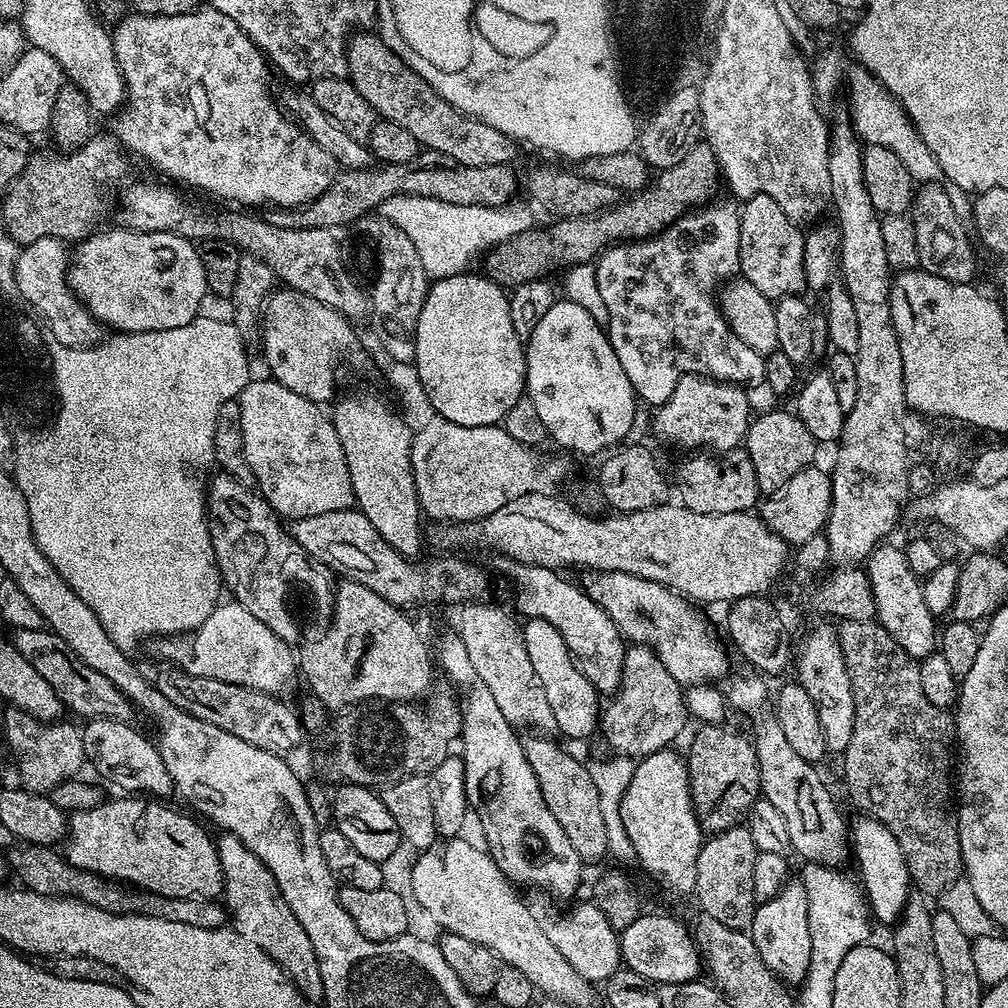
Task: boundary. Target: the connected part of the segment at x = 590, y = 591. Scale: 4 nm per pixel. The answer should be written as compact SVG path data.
M588 570L581 576L584 577L579 577L578 583L584 593L594 602L598 602L598 606L602 606L606 614L610 614L614 626L618 626L625 641L650 645L662 666L666 666L668 673L681 686L712 684L723 681L729 675L729 649L724 649L708 633L707 626L696 617L696 612L692 609L695 607L687 596L672 591L665 584L650 582L646 578L638 578L625 572Z

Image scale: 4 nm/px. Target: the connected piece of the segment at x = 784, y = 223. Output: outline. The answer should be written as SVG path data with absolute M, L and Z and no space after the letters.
M756 193L743 201L740 208L740 271L739 275L762 290L775 302L783 296L798 296L805 291L804 239L801 225L786 216L778 202L768 194Z

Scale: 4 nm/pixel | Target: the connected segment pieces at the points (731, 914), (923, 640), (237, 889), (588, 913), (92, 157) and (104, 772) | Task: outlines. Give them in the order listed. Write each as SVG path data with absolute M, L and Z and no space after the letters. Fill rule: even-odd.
M744 826L709 835L701 843L694 897L700 903L699 911L703 915L731 928L744 930L751 925L758 907L754 898L754 862L757 855L754 838Z
M881 543L872 551L866 561L868 578L872 582L872 590L876 594L878 605L878 622L910 654L912 659L919 662L925 660L931 652L938 648L938 620L930 614L926 606L926 598L922 587L921 577L910 570L910 562L906 562L904 548Z
M221 831L215 837L218 850L218 862L224 875L222 903L230 917L231 927L242 938L250 938L254 946L261 948L267 956L280 968L283 968L287 979L296 984L296 988L310 1002L324 999L322 986L322 970L318 966L318 958L314 954L314 946L306 930L302 930L302 922L294 918L294 910L286 906L286 898L282 898L282 890L278 890L278 882L274 882L274 874L232 832Z
M540 894L529 895L526 900L534 922L538 922L542 934L546 934L547 940L561 952L562 958L566 958L566 962L570 962L570 966L574 966L574 970L578 970L578 974L582 974L582 978L589 982L603 982L611 978L622 966L620 932L614 926L610 926L606 914L602 914L602 910L598 910L596 904L585 902L573 903L573 908L565 916L559 916L547 902L549 903Z
M93 134L80 148L51 151L33 151L20 177L3 193L2 228L12 235L17 245L51 236L65 242L88 239L103 225L100 223L112 208L111 188L128 172L129 157L112 134Z
M88 720L83 725L85 745L91 746L90 760L96 763L100 776L109 780L124 794L143 794L148 798L168 798L174 789L170 770L162 762L162 754L155 743L152 744L131 723L123 720ZM92 744L96 744L92 748Z

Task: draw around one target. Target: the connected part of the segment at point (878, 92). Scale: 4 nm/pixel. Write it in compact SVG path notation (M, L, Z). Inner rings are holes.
M879 82L872 84L856 84L852 88L852 114L850 120L855 125L857 136L865 145L894 150L898 158L902 158L902 166L910 170L913 181L936 182L941 179L942 173L934 154L916 133L912 119L905 114L893 96L886 91Z

